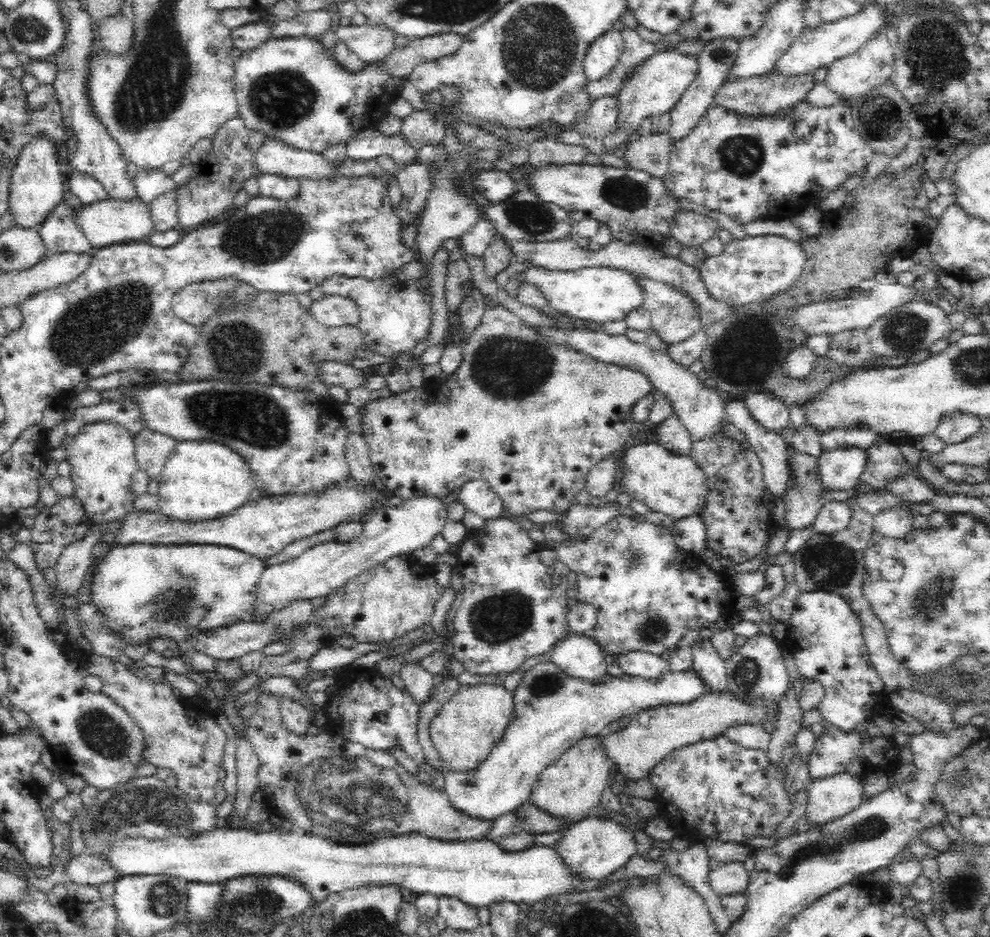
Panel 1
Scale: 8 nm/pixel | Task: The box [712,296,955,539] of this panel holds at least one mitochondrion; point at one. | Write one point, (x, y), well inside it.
(905, 331)

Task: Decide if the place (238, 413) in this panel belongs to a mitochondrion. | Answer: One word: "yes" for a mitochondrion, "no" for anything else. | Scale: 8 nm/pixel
yes

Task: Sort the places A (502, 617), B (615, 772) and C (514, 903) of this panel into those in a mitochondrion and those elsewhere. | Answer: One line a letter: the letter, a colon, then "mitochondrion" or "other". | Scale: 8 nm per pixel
A: mitochondrion
B: other
C: other

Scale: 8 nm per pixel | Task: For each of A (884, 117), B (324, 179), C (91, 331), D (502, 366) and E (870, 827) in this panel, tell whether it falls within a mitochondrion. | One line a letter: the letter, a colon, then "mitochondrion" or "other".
A: mitochondrion
B: other
C: mitochondrion
D: mitochondrion
E: mitochondrion

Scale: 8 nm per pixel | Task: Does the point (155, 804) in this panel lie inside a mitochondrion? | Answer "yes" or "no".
yes

